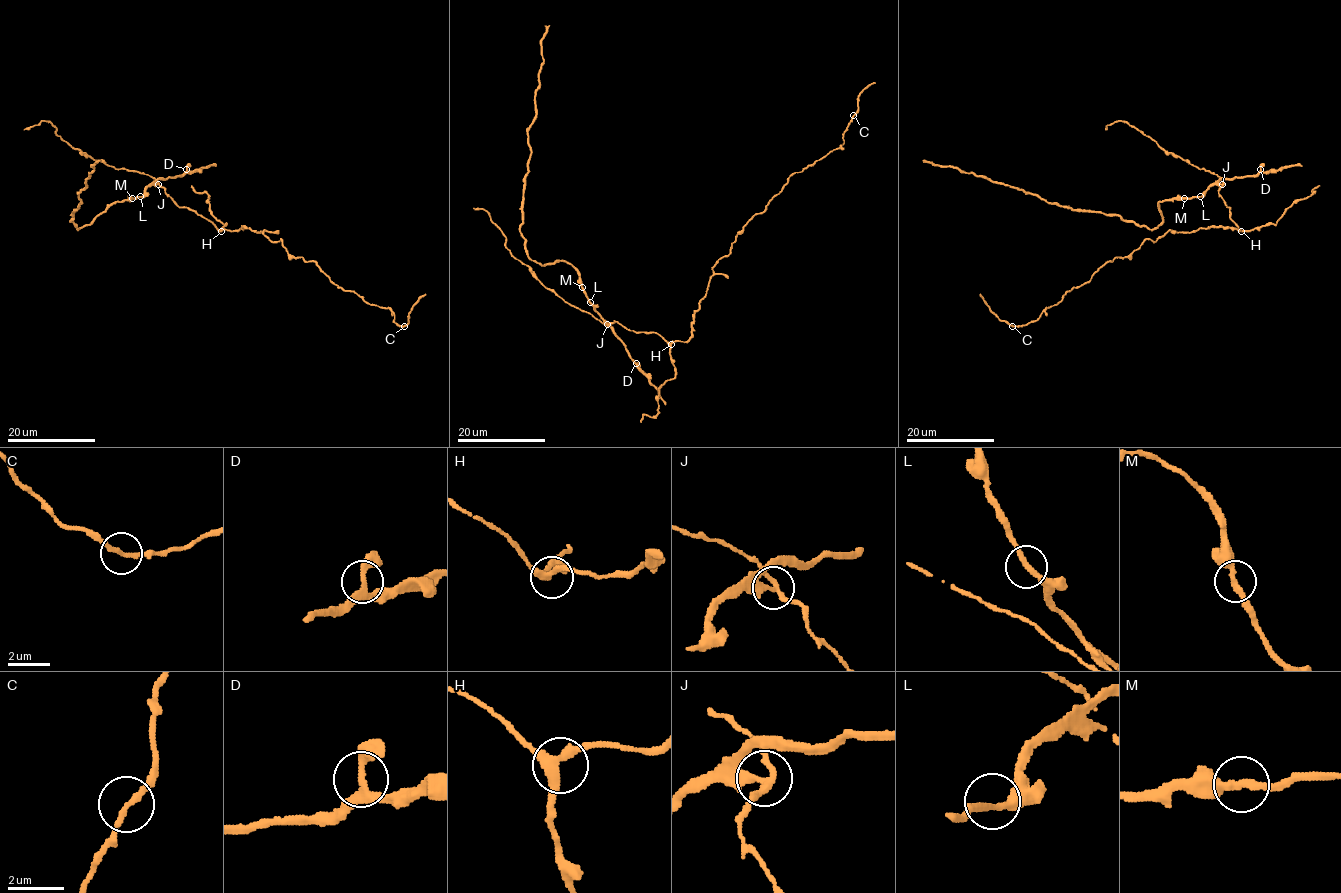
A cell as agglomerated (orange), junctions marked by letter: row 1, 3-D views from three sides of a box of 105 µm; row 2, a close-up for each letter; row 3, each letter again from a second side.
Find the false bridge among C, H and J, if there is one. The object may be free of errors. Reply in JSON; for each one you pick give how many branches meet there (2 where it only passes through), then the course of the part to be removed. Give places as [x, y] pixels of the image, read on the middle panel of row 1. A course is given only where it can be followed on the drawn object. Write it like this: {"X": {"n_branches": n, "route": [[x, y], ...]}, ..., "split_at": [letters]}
{"J": {"n_branches": 3, "route": [[607, 324], [580, 274], [561, 260], [540, 265], [521, 235], [528, 128], [549, 25]]}, "split_at": ["J"]}

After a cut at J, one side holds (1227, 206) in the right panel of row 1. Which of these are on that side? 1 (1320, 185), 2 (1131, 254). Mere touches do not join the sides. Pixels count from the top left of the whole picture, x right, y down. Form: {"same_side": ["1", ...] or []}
{"same_side": ["1", "2"]}

